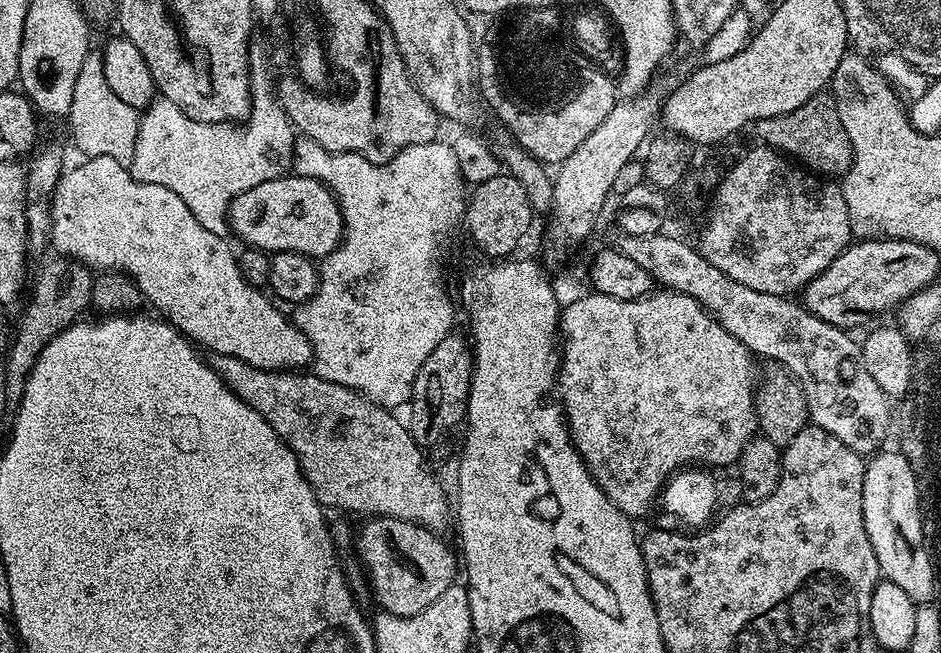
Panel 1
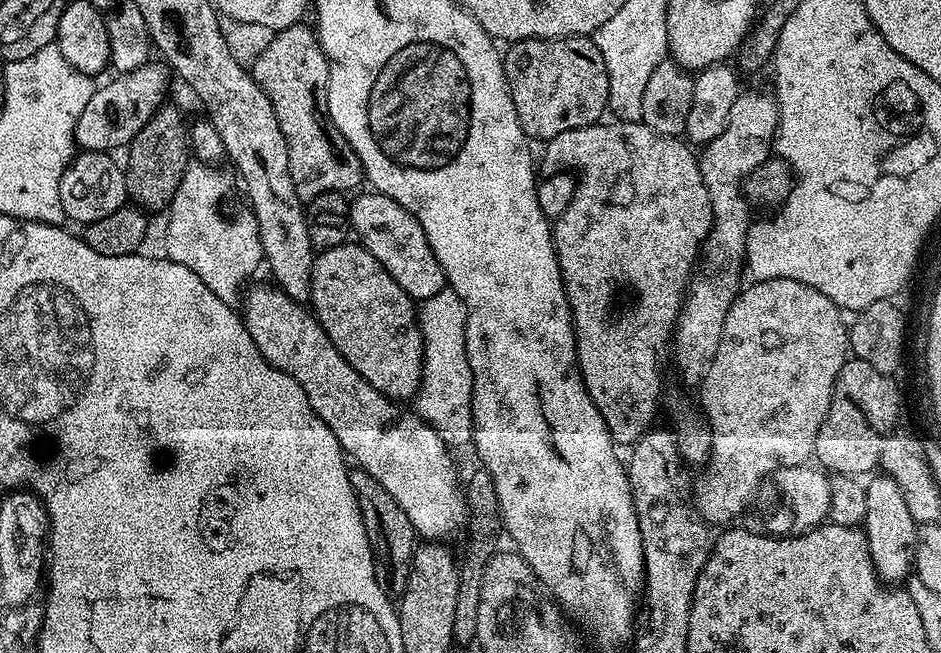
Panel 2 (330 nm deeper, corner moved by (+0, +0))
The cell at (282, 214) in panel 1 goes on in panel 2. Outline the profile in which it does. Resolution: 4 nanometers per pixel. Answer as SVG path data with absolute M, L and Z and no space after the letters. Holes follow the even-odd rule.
M368 190L365 196L351 201L348 222L351 231L355 235L356 232L360 235L357 236L359 243L363 244L370 254L374 254L374 258L390 274L390 278L394 278L394 282L398 282L398 286L402 286L402 290L406 290L406 294L412 297L413 301L423 302L434 298L434 294L438 294L446 286L444 271L442 266L438 266L438 262L430 250L430 242L426 242L426 234L422 234L422 226L416 217L402 206L398 206L398 202L394 202L394 198L386 198L378 191Z

